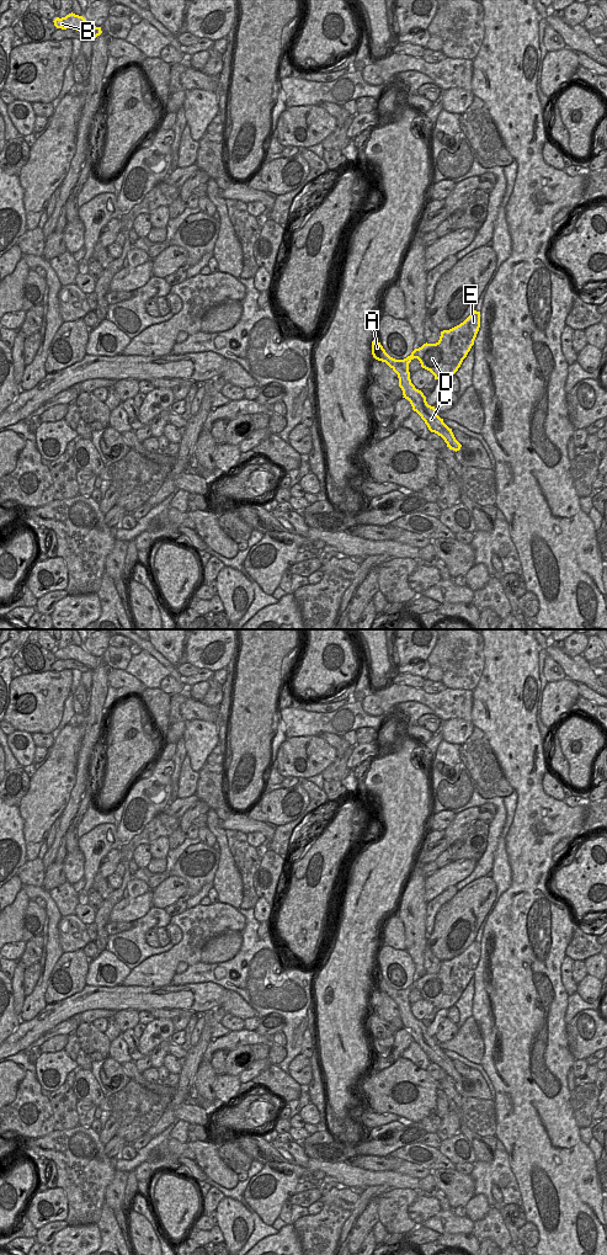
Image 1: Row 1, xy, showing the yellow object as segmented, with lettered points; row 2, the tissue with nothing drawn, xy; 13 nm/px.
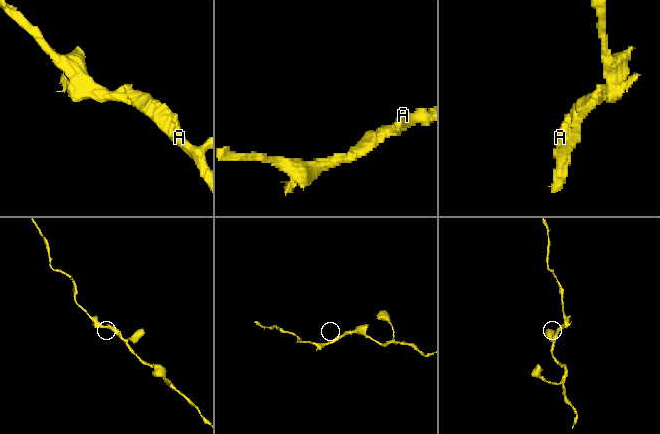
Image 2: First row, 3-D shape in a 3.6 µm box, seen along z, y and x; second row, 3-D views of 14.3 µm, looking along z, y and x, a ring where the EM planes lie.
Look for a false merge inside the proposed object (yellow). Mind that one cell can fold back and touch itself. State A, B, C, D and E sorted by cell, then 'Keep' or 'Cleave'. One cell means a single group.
Groups: A B C D E. Keep.

